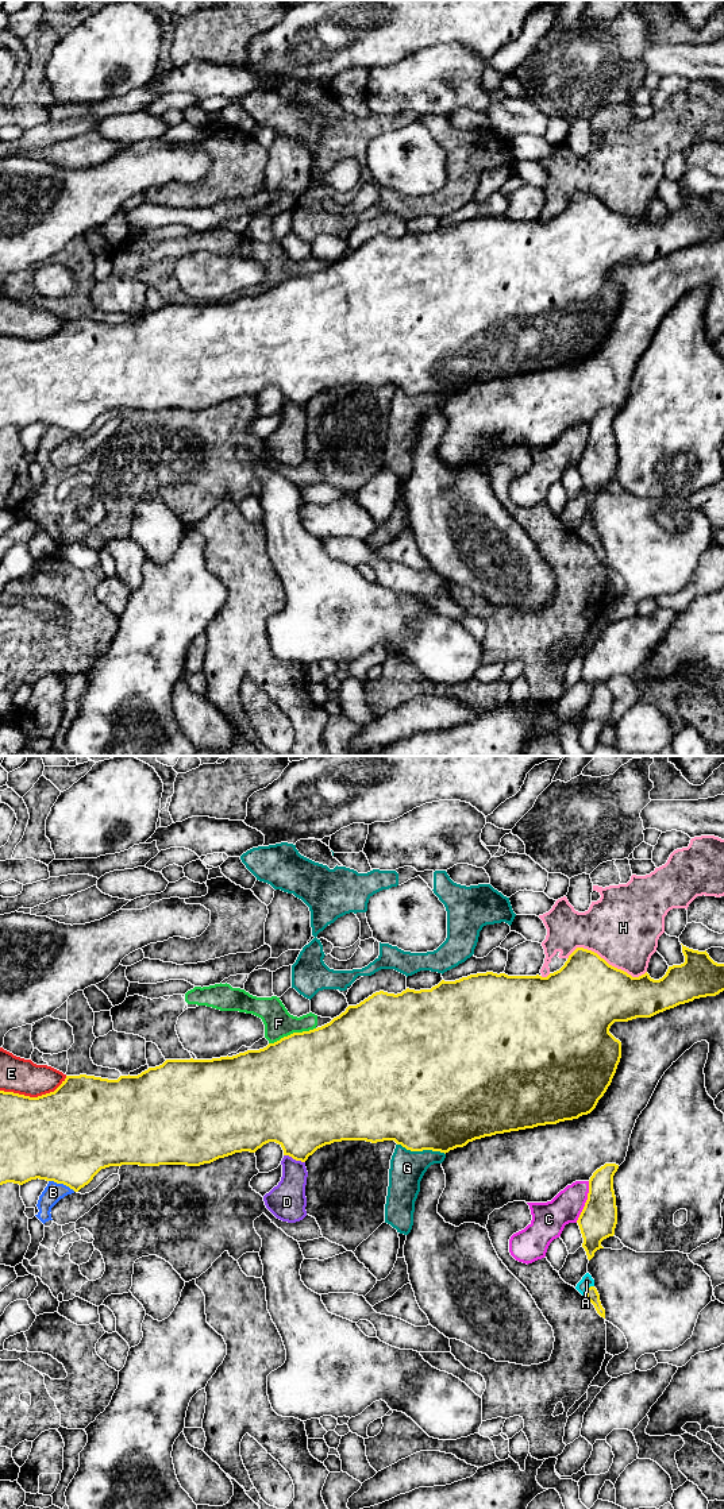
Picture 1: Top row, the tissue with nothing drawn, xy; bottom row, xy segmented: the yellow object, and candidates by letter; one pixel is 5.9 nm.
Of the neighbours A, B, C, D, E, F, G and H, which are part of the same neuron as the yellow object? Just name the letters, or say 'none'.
A

